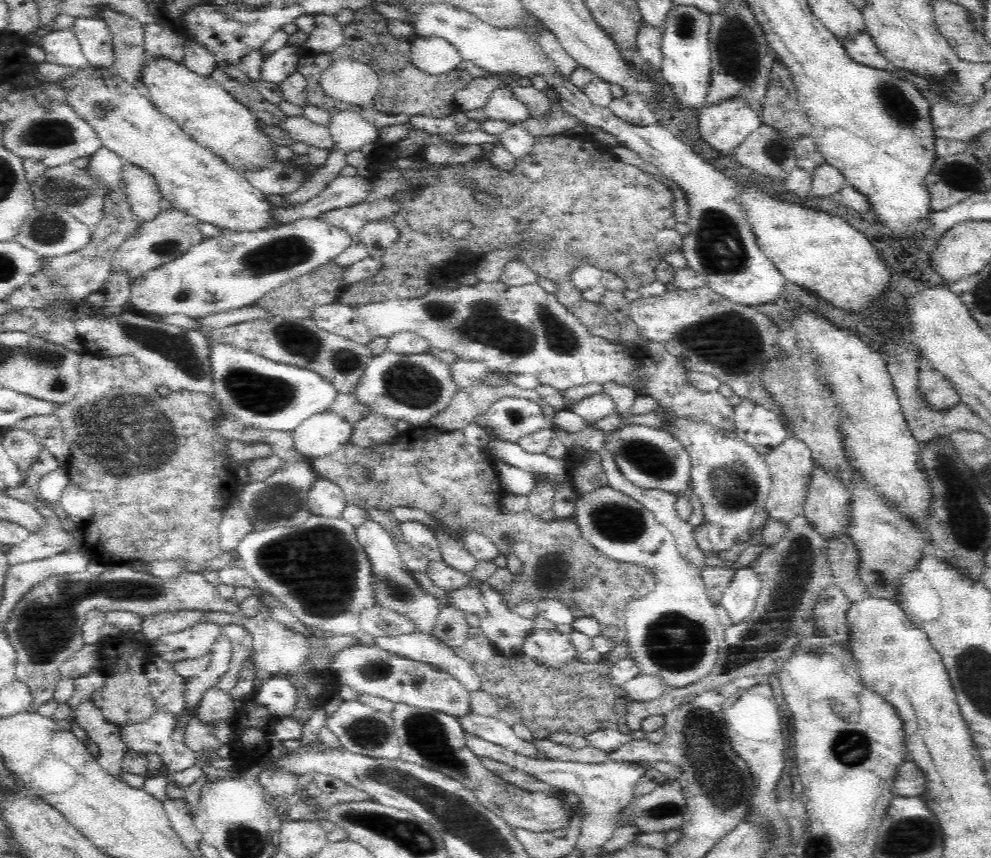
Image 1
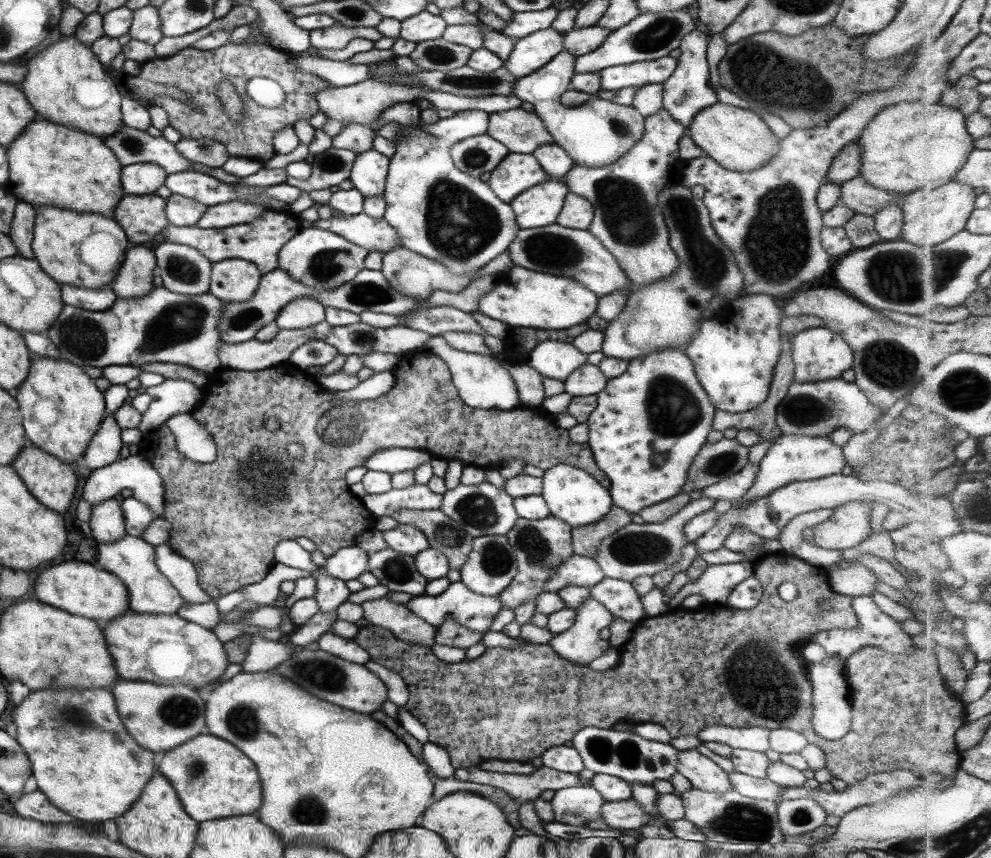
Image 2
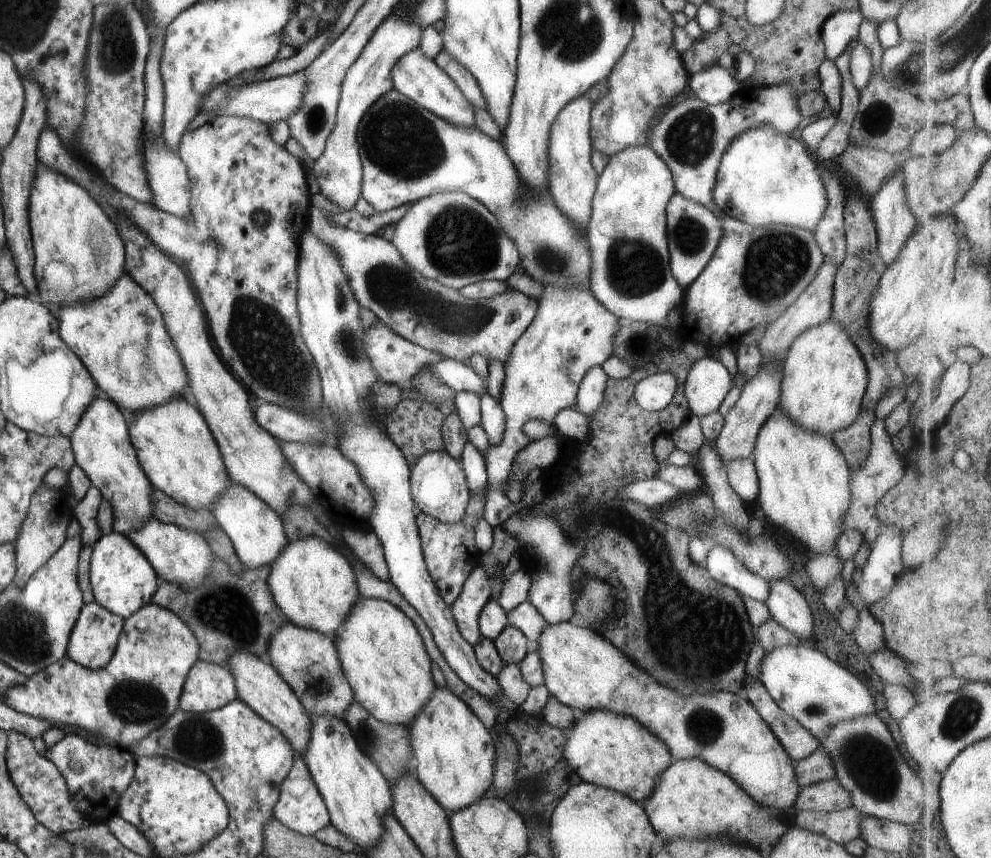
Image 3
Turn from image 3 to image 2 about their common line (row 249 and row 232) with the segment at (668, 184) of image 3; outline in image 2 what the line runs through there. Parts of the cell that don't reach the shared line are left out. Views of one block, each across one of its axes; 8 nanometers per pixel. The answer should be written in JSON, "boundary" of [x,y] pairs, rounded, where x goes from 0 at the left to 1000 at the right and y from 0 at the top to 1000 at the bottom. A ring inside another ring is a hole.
{"boundary":[[[667,125],[661,133],[650,138],[648,161],[624,186],[605,196],[579,193],[577,198],[570,203],[570,214],[573,218],[573,224],[583,226],[598,240],[599,252],[592,269],[598,273],[606,282],[606,287],[623,303],[625,314],[641,334],[652,333],[657,329],[674,324],[685,311],[685,303],[683,303],[681,294],[675,287],[675,273],[671,260],[669,260],[669,252],[664,245],[662,230],[667,220],[684,212],[687,196],[691,193],[691,188],[684,179],[684,167],[692,156],[693,149],[689,148],[685,141],[681,141]]]}

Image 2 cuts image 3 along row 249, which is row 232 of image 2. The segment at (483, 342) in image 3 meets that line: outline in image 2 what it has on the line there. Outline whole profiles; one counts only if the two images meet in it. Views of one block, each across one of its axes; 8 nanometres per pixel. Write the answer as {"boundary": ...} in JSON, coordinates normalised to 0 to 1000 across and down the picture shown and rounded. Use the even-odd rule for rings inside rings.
{"boundary":[[[365,247],[359,252],[321,255],[316,263],[340,273],[350,282],[368,289],[372,294],[379,291],[388,295],[397,288],[405,287],[401,270],[386,254],[378,255]]]}

